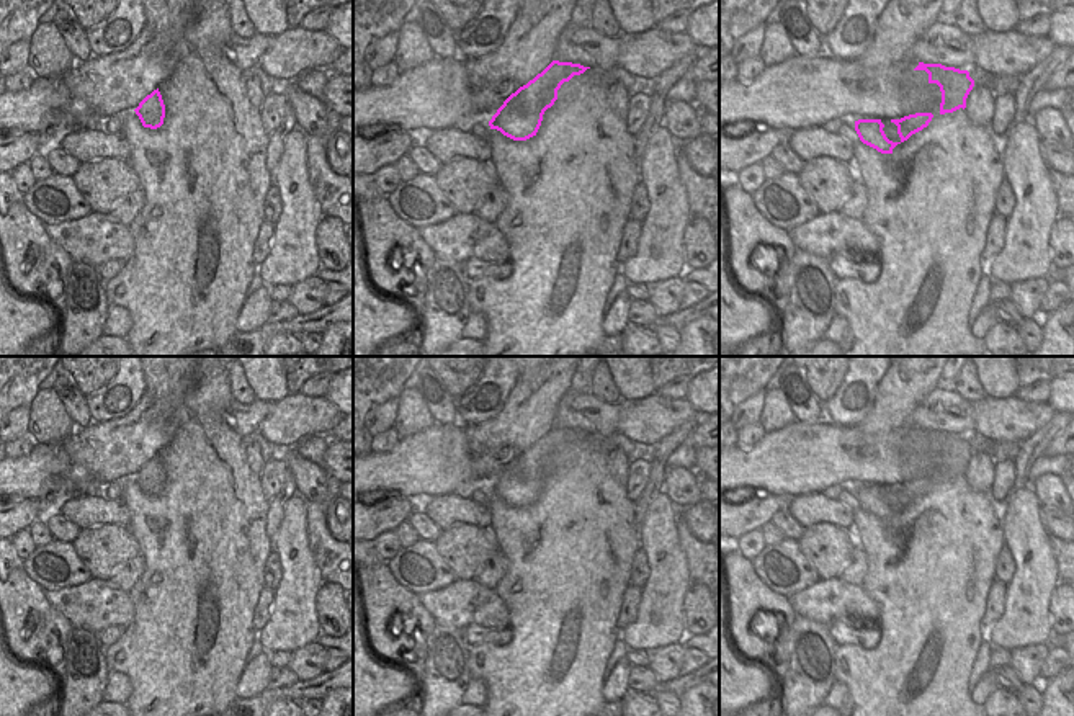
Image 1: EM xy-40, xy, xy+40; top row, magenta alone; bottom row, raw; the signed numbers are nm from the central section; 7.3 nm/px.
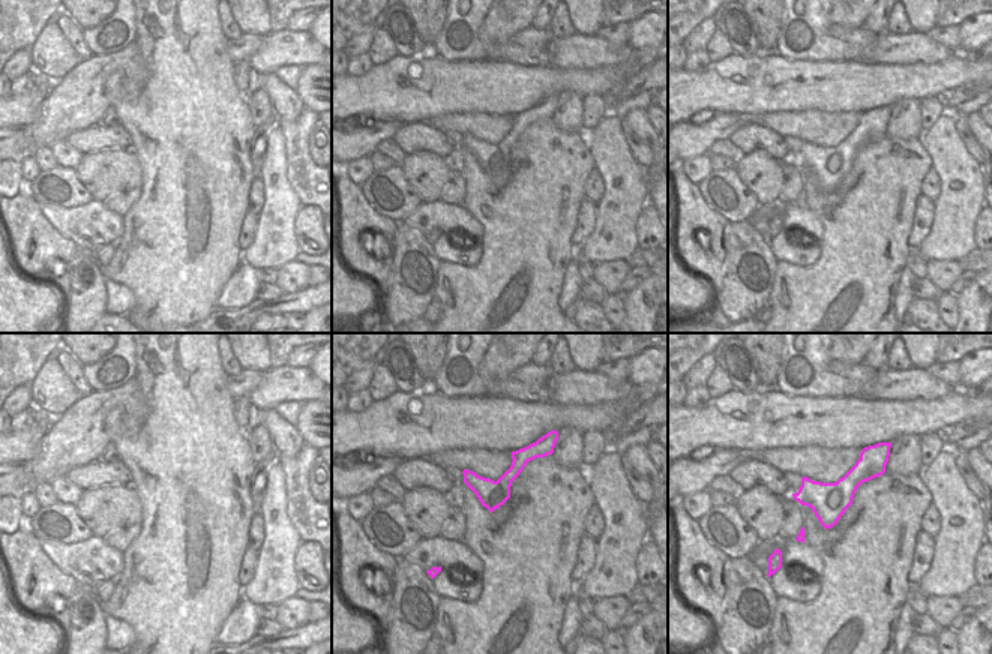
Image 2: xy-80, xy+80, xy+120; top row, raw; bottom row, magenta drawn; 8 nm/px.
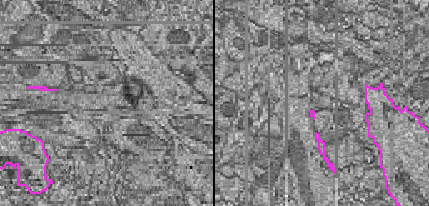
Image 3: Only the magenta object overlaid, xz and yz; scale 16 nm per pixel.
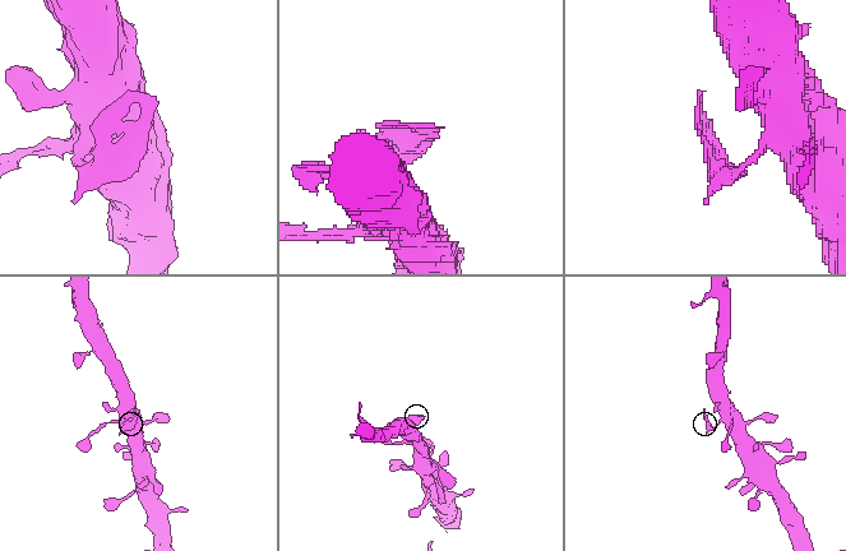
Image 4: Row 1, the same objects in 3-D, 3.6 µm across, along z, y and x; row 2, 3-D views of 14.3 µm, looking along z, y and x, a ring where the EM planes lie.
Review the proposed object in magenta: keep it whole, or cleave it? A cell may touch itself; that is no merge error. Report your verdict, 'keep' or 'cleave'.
cleave

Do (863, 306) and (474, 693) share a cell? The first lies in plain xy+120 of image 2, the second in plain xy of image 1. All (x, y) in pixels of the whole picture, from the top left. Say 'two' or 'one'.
two

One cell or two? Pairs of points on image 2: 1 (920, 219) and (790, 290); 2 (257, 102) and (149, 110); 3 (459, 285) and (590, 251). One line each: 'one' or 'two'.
1: two
2: two
3: two

